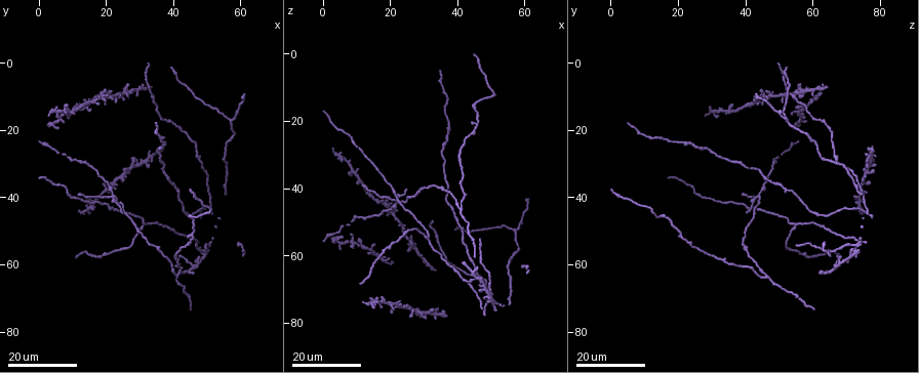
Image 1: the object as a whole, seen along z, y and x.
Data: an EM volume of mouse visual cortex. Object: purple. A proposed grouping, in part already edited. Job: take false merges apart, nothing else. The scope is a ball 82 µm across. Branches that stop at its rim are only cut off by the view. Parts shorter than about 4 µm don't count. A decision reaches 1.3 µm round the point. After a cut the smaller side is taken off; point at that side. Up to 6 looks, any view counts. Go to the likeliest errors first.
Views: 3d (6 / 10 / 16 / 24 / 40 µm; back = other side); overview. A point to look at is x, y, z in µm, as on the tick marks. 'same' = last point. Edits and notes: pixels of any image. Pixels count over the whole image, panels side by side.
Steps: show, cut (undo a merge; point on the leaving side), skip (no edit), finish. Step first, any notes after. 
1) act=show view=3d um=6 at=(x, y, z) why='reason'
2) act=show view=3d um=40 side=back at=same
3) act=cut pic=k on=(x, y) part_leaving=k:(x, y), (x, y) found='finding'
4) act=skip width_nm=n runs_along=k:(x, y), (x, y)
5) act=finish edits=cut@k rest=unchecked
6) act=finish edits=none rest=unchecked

act=show view=3d um=24 at=(46.0, 60.5, 67.5) why='four-way junction'

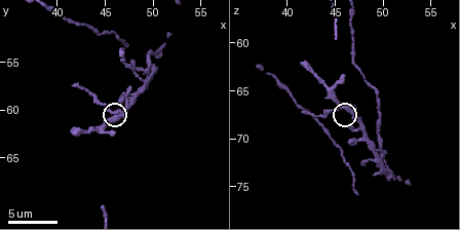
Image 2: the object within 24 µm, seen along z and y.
act=show view=3d um=6 at=(46.2, 60.8, 66.6) why='zoom in'

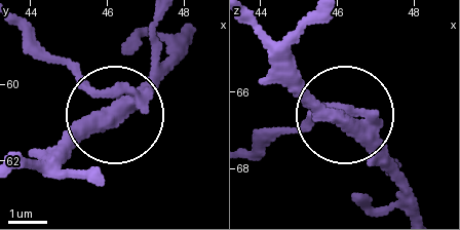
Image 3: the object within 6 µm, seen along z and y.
act=cut pic=3 on=(83, 82) side_arm_um=6 found='a second neuron is stuck on'

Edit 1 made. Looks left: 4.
act=show view=overview

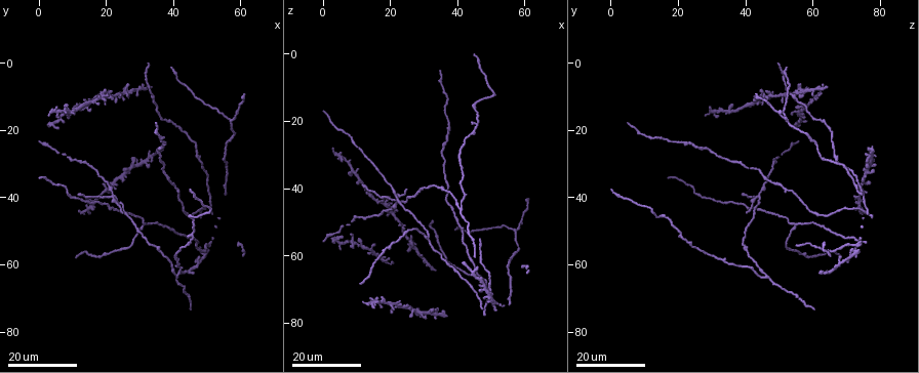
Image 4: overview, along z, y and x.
act=show view=3d um=16 at=(21.5, 39.0, 43.5) why='four arms meet'

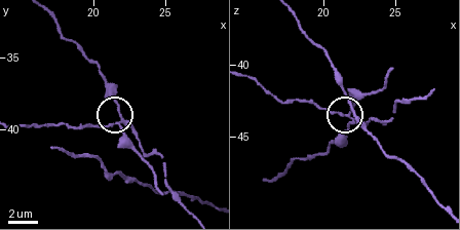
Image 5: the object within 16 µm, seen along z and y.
act=show view=3d um=6 at=(22.2, 39.4, 44.0)

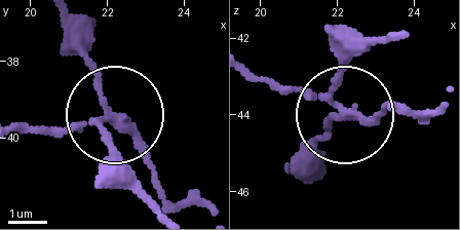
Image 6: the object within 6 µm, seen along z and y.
act=cut pic=6 on=(105, 167) width_nm=180 part_leaving=6:(101, 133), (147, 208) found='two neurons meet here'

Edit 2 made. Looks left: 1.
act=finish edits=cut@3,cut@6 rest=unchecked

